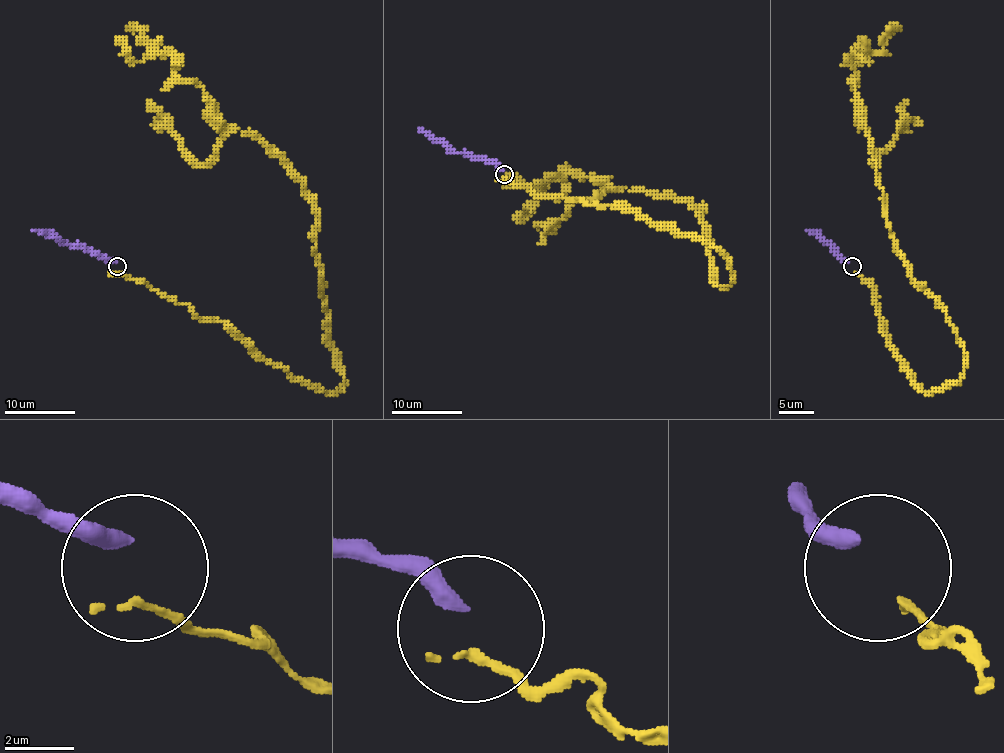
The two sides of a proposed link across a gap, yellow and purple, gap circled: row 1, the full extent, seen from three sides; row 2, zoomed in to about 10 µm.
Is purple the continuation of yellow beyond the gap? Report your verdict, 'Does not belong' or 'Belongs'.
Does not belong

